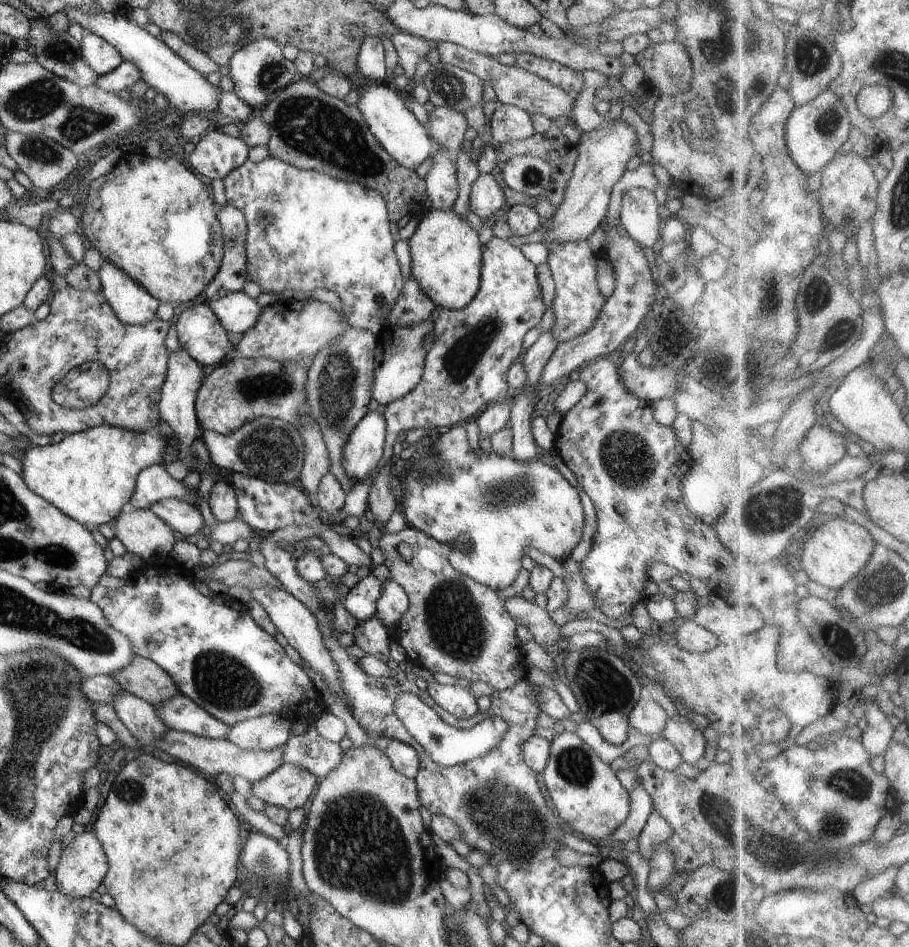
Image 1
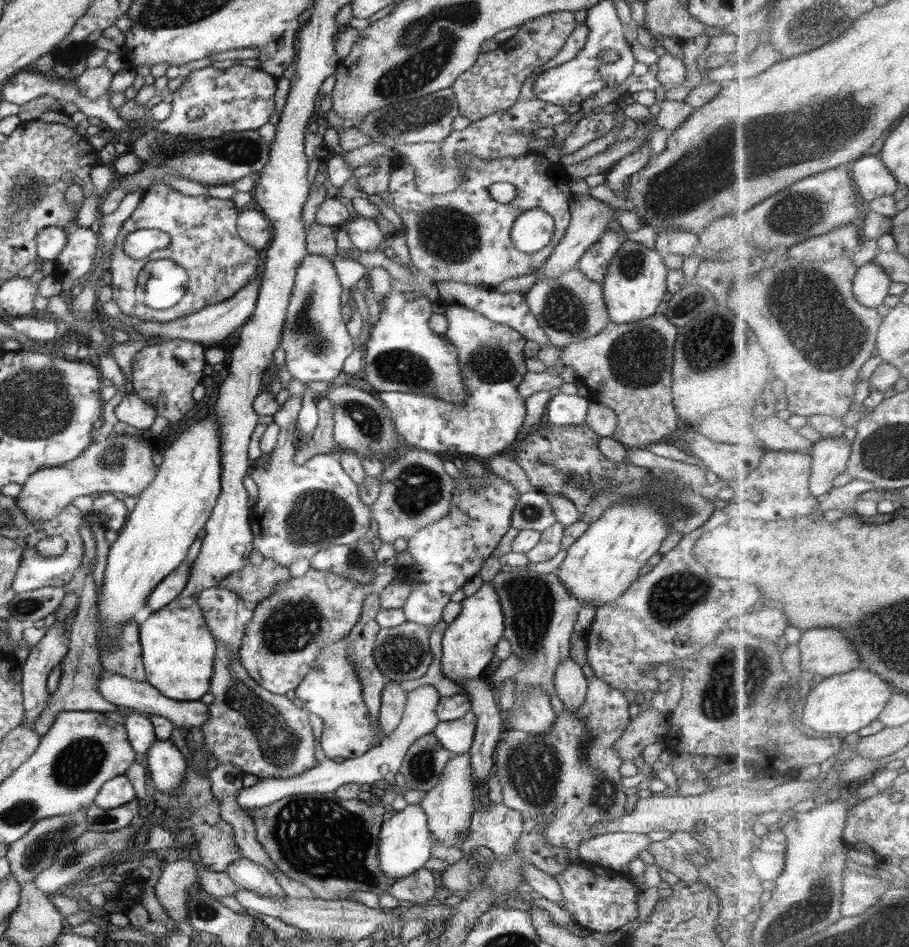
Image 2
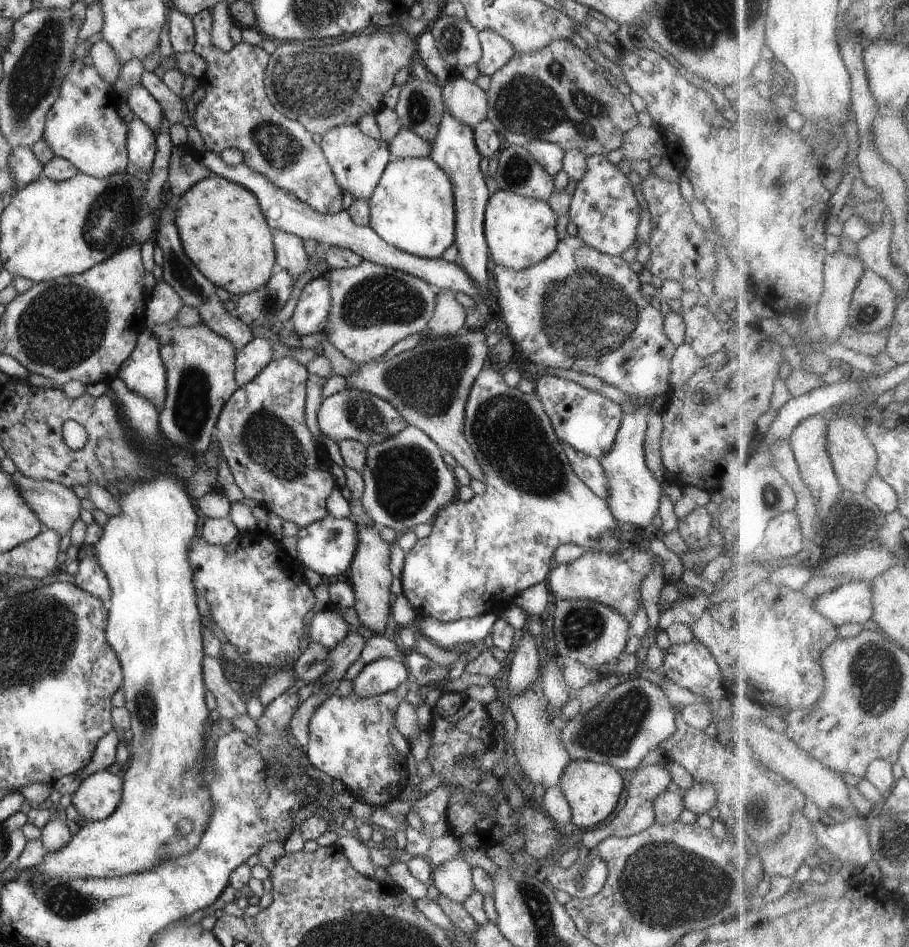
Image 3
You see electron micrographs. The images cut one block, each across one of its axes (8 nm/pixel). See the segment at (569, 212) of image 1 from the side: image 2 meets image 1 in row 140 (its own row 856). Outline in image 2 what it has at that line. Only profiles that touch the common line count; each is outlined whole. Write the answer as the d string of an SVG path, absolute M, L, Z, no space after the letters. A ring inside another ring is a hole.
M616 831L584 839L578 847L579 861L619 871L651 844L646 834Z

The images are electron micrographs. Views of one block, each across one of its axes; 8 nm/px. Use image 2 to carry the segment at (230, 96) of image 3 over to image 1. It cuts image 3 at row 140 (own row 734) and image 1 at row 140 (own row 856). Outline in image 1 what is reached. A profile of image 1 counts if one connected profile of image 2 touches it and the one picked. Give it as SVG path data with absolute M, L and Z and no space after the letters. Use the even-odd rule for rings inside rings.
M216 130L204 133L195 145L187 162L196 173L210 180L223 179L248 159L249 146L242 139Z

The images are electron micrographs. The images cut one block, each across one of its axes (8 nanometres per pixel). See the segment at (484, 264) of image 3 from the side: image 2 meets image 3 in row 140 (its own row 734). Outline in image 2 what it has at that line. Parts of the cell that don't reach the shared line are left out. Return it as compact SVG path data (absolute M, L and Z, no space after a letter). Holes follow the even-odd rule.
M470 711L454 721L439 721L433 730L438 742L453 755L469 752L475 733L476 715Z

